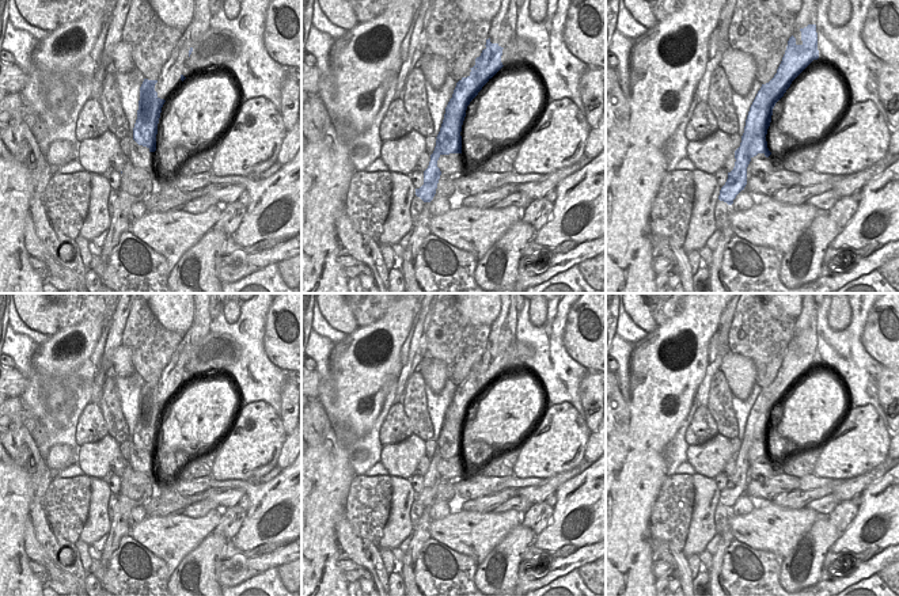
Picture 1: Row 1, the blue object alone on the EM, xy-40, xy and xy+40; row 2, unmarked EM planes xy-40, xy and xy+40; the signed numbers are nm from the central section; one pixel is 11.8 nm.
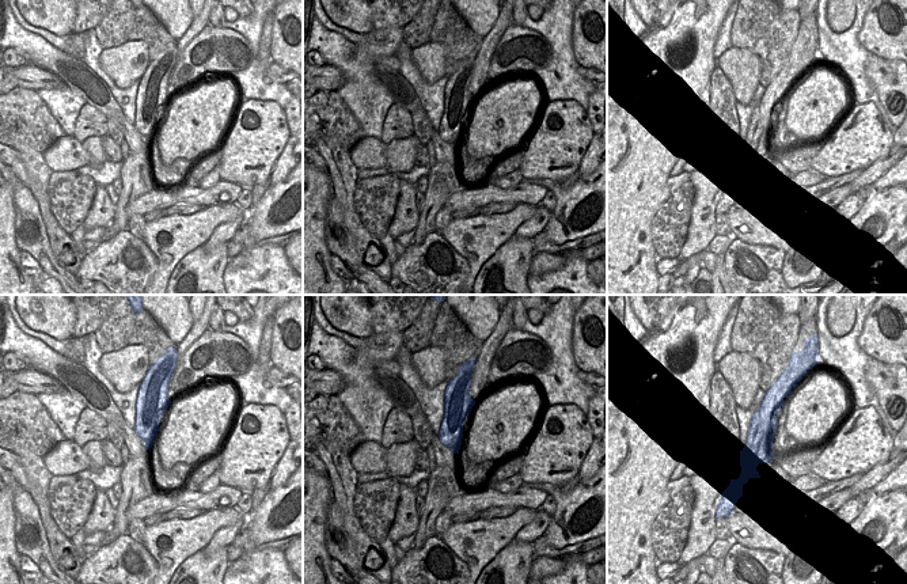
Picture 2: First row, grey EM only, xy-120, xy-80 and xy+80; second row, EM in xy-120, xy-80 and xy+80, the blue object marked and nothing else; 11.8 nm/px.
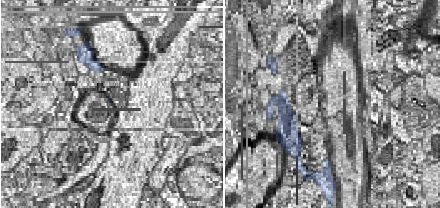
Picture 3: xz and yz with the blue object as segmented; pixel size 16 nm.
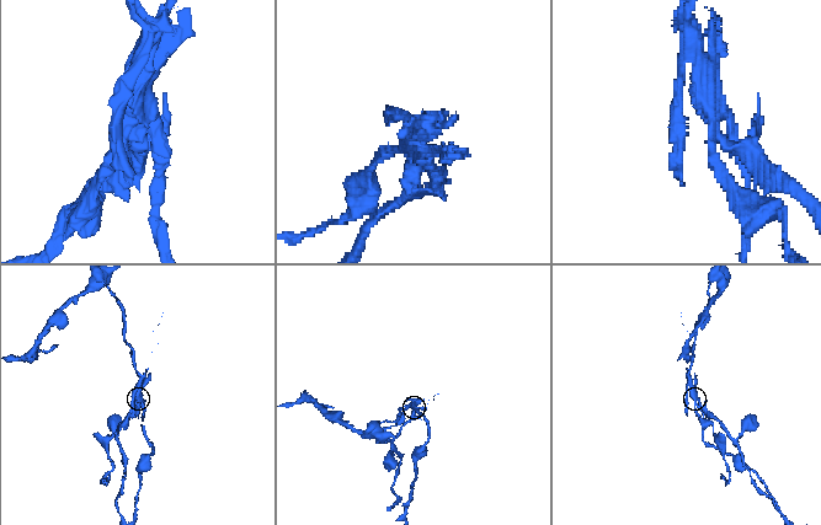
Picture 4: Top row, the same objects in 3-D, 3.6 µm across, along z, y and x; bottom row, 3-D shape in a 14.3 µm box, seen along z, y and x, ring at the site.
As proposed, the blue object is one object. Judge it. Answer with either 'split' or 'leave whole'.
split

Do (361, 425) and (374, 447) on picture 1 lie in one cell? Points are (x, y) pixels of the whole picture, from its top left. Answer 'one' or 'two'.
two

